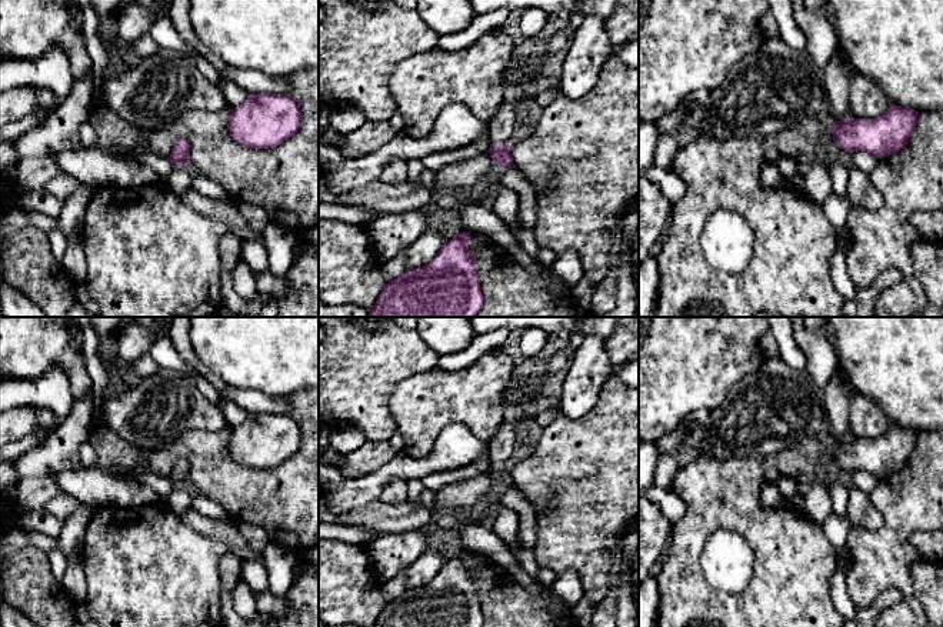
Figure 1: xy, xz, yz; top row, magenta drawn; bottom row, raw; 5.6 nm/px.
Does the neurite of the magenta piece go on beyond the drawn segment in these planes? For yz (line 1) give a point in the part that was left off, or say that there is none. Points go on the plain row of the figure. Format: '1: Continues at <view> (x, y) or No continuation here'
1: No continuation here

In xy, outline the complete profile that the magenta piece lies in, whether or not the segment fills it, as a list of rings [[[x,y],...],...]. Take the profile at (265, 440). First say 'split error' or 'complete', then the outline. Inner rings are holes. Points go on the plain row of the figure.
complete | [[[263,411],[249,414],[239,427],[230,430],[227,451],[241,466],[273,468],[294,456],[300,446],[300,424],[294,421],[293,416]]]

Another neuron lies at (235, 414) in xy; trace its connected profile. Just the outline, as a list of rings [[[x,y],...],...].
[[[220,397],[220,410],[226,417],[227,427],[236,428],[247,418],[249,413],[236,403]]]

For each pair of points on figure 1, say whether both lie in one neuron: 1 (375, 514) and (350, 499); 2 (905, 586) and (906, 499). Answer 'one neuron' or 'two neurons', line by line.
1: two neurons
2: one neuron

